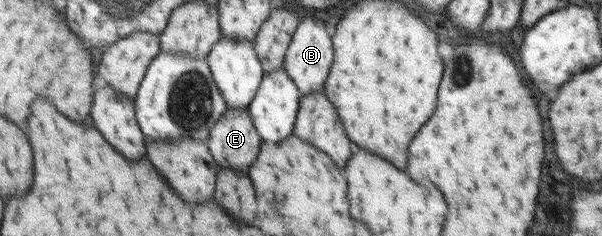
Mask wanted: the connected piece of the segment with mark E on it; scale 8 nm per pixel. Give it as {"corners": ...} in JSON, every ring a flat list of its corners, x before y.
{"corners":[[228,109,212,128,208,142,220,166,249,168,259,162,263,140,248,109]]}

